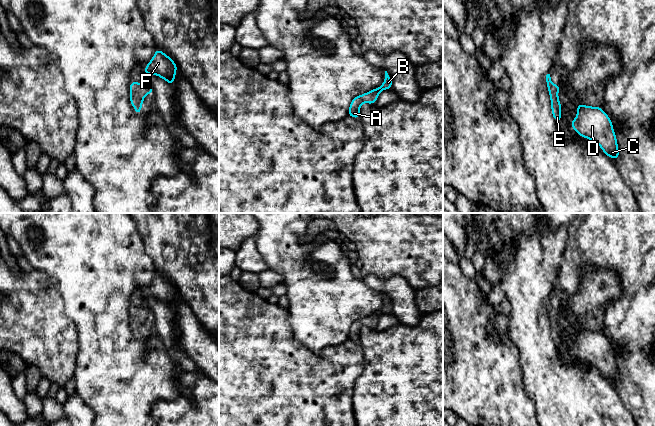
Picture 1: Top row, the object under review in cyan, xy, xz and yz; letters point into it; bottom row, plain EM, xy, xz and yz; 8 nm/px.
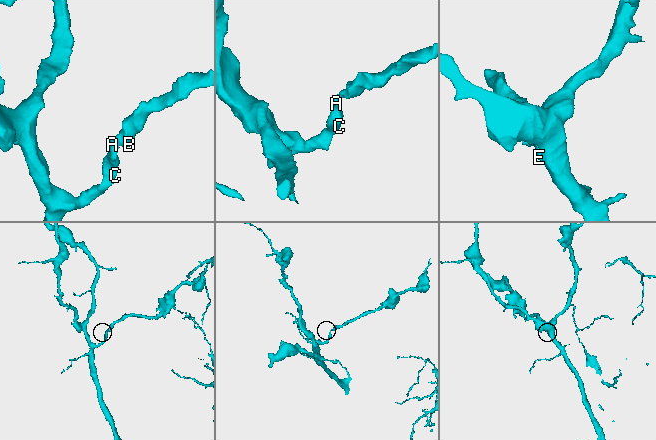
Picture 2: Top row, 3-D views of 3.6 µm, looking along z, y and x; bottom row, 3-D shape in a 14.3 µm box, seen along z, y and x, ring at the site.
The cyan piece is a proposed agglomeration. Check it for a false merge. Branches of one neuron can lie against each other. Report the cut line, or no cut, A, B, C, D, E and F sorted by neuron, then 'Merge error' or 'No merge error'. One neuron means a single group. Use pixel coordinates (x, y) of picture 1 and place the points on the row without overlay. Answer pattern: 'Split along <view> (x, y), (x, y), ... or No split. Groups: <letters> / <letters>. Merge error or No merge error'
No split. Groups: A B C D E F. No merge error

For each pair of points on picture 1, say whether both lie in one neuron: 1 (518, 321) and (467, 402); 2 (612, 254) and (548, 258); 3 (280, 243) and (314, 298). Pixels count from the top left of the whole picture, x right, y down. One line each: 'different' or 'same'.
1: different
2: different
3: same

